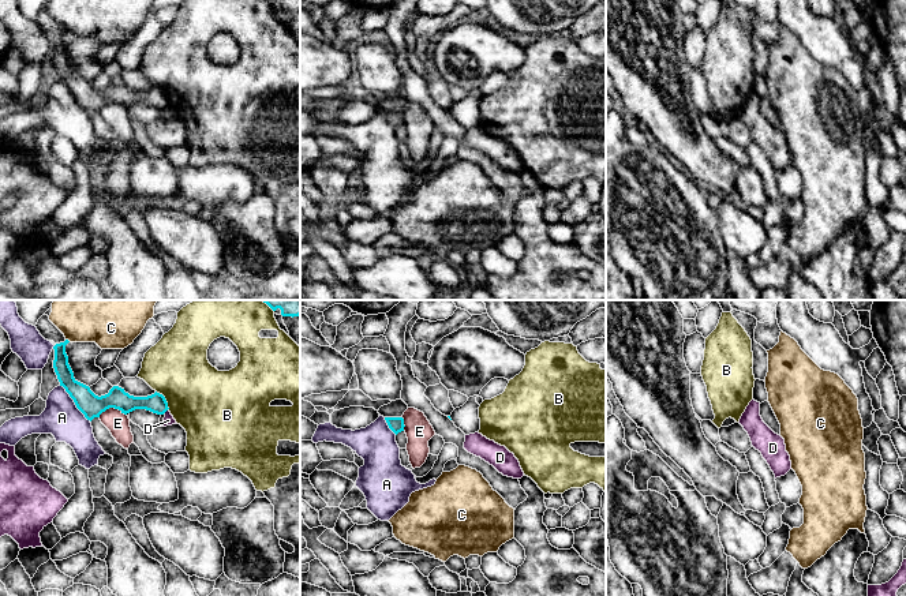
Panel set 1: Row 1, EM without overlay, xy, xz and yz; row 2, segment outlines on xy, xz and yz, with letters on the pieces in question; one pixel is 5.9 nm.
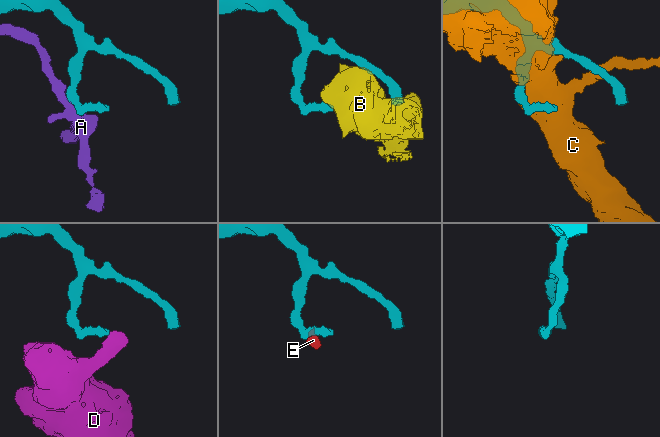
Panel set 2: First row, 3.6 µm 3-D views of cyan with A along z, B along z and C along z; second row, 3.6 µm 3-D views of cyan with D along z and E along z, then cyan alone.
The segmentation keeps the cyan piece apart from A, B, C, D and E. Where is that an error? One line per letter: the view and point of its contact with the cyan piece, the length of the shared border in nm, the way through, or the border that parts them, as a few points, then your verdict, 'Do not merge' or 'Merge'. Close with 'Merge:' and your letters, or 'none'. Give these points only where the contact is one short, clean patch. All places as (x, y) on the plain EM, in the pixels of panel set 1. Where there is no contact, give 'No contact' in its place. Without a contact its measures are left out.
A: Touches cyan at xy (75, 98). Shared border 280 nm. Do not merge
B: Touches cyan at xy (165, 94). Shared border 140 nm. Do not merge
C: Touches cyan at xy (67, 34). Shared border 40 nm. Do not merge
D: Touches cyan at xy (165, 105). Shared border 30 nm. Boundary: xy (167, 104), (164, 107). Do not merge
E: Touches cyan at xy (112, 101). Shared border 170 nm. Boundary: xy (126, 108), (107, 102), (98, 111). Do not merge
Merge: none

